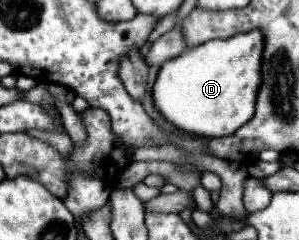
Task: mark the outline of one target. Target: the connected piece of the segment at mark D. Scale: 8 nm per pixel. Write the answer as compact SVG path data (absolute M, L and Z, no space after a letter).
M256 29L222 41L206 41L166 61L152 89L158 111L174 127L196 137L232 135L256 111L256 97L262 85L262 41L264 37Z

